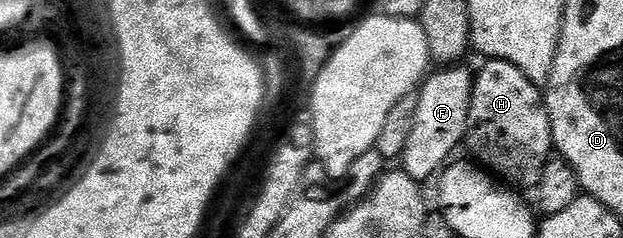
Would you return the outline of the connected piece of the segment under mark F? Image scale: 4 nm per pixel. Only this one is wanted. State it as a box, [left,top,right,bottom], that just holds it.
[399,64,474,183]

